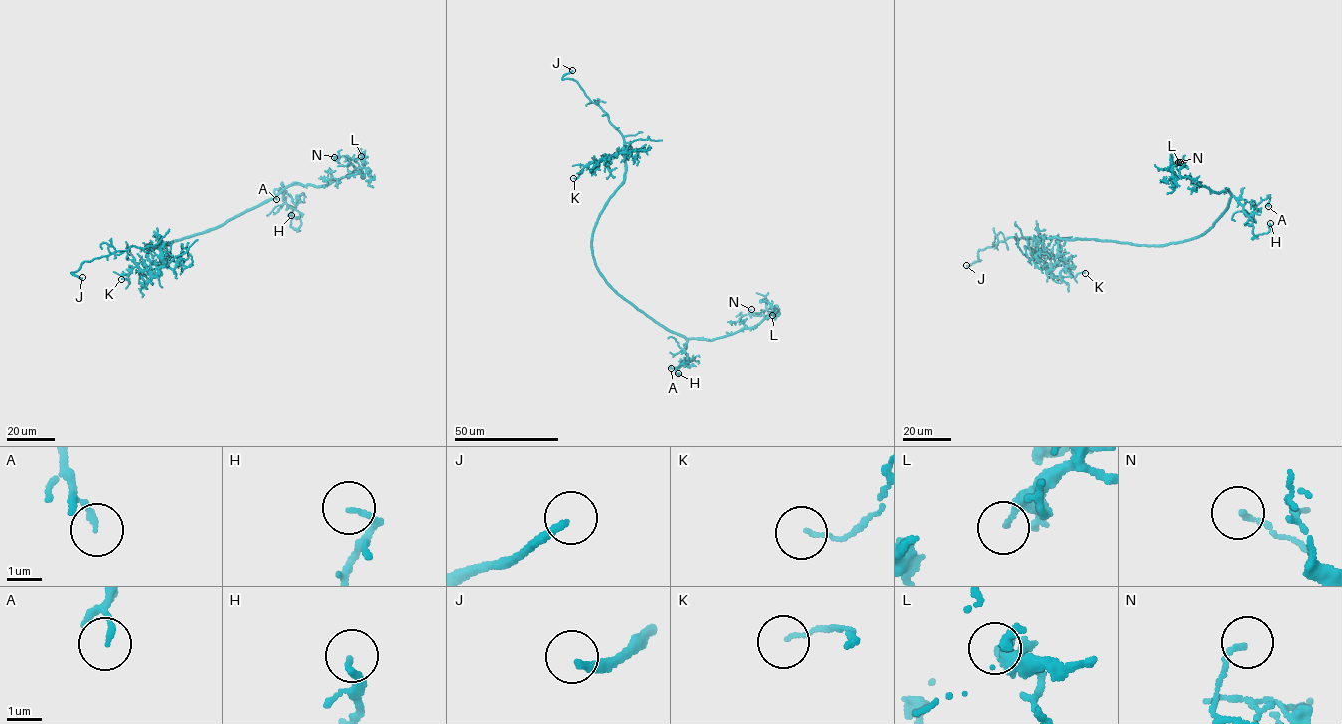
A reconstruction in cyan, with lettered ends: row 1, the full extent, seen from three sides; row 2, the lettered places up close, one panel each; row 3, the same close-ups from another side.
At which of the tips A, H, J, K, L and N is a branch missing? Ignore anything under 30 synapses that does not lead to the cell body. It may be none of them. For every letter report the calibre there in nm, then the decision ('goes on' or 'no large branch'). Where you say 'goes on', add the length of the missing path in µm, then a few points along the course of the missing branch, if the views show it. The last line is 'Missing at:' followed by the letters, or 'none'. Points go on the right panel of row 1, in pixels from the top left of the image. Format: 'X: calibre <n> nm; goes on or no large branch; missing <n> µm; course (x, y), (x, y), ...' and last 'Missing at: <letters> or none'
A: calibre 150 nm; no large branch
H: calibre 140 nm; no large branch
J: calibre 240 nm; goes on; missing 35 µm; course (966, 265), (936, 237)
K: calibre 100 nm; no large branch
L: calibre 170 nm; no large branch
N: calibre 120 nm; no large branch
Missing at: J

